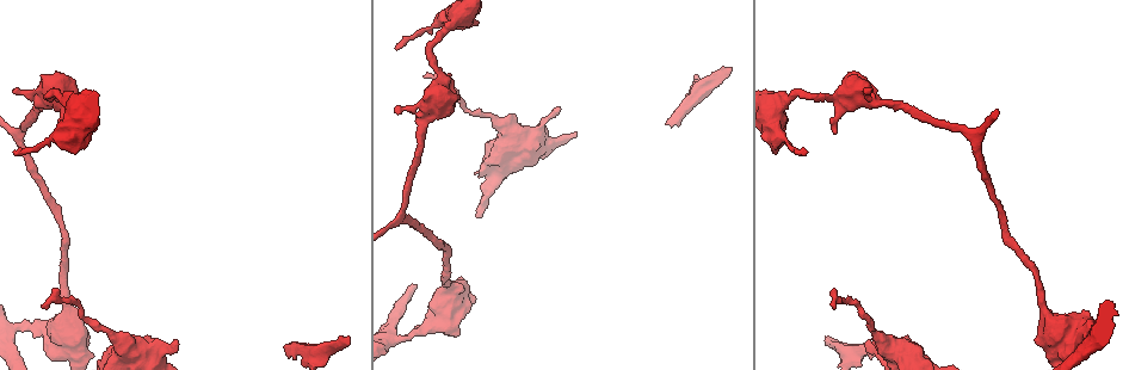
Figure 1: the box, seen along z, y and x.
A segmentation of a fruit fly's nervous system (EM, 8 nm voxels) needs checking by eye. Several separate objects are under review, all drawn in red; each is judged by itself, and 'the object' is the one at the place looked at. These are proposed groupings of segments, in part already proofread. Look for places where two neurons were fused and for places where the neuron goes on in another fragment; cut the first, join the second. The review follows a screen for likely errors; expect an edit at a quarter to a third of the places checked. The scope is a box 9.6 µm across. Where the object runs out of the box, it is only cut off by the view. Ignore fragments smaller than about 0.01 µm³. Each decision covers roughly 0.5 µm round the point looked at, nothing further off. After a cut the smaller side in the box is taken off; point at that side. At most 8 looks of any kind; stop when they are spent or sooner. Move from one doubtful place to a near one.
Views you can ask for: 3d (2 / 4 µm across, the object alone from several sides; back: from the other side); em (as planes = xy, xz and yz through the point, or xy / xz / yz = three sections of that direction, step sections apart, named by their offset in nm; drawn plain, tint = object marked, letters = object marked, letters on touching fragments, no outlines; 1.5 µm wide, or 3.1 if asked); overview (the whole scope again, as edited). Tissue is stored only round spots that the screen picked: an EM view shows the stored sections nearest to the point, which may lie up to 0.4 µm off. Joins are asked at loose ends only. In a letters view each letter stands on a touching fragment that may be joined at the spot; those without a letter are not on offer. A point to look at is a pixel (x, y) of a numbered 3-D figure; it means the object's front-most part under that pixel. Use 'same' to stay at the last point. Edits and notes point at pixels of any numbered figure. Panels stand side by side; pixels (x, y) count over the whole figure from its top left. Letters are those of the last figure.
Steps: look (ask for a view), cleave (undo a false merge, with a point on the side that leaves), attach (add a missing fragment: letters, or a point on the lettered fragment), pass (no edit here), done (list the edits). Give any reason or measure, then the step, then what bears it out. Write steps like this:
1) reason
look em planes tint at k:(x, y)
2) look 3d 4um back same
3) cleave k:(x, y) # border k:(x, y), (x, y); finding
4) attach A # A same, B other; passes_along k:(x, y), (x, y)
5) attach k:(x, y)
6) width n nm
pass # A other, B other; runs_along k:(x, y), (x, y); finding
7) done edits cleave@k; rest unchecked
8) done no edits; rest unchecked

an open end
look em planes letters at 1:(16, 92)

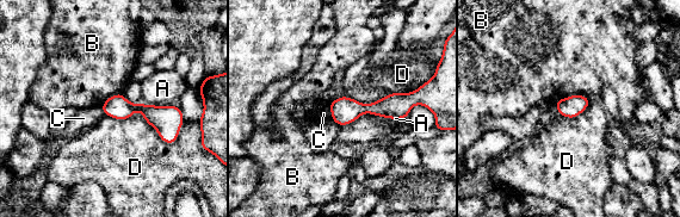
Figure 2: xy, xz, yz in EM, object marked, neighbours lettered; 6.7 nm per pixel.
pass # A other, B other, C other, D other; runs_along 2:(413, 98), (334, 117); none of them fits

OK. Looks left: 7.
look 3d 2um back at 1:(10, 333)

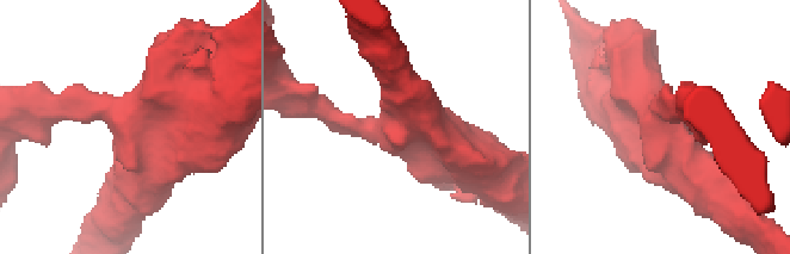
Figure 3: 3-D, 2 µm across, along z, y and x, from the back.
look em planes letters at 3:(400, 128)

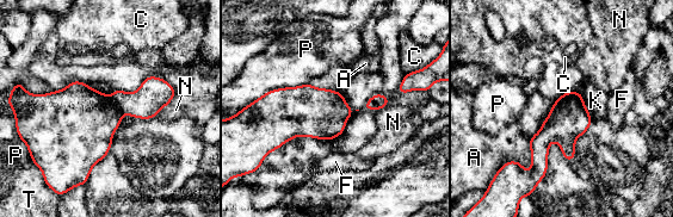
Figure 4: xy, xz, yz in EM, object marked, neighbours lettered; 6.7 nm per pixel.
cleave 4:(82, 121) # A other, C other, F other, K other, N other, P other, T other; border 4:(111, 95), (116, 107), (122, 113); a second neuron is stuck on

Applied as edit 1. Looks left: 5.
branch stops here
look em planes letters at 1:(349, 335)

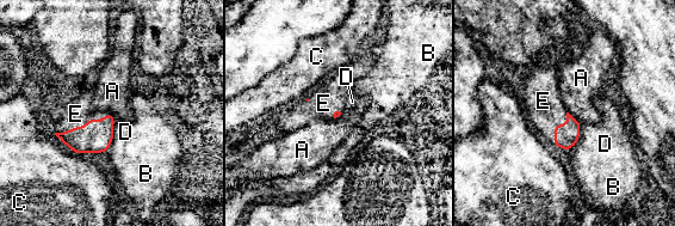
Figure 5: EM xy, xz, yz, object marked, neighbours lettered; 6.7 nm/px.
attach E # A other, B other, C other, D other, E same; passes_along 5:(97, 135), (85, 126), (75, 114); it goes on there

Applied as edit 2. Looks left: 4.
done edits cleave@4, attach@5; rest unchecked

